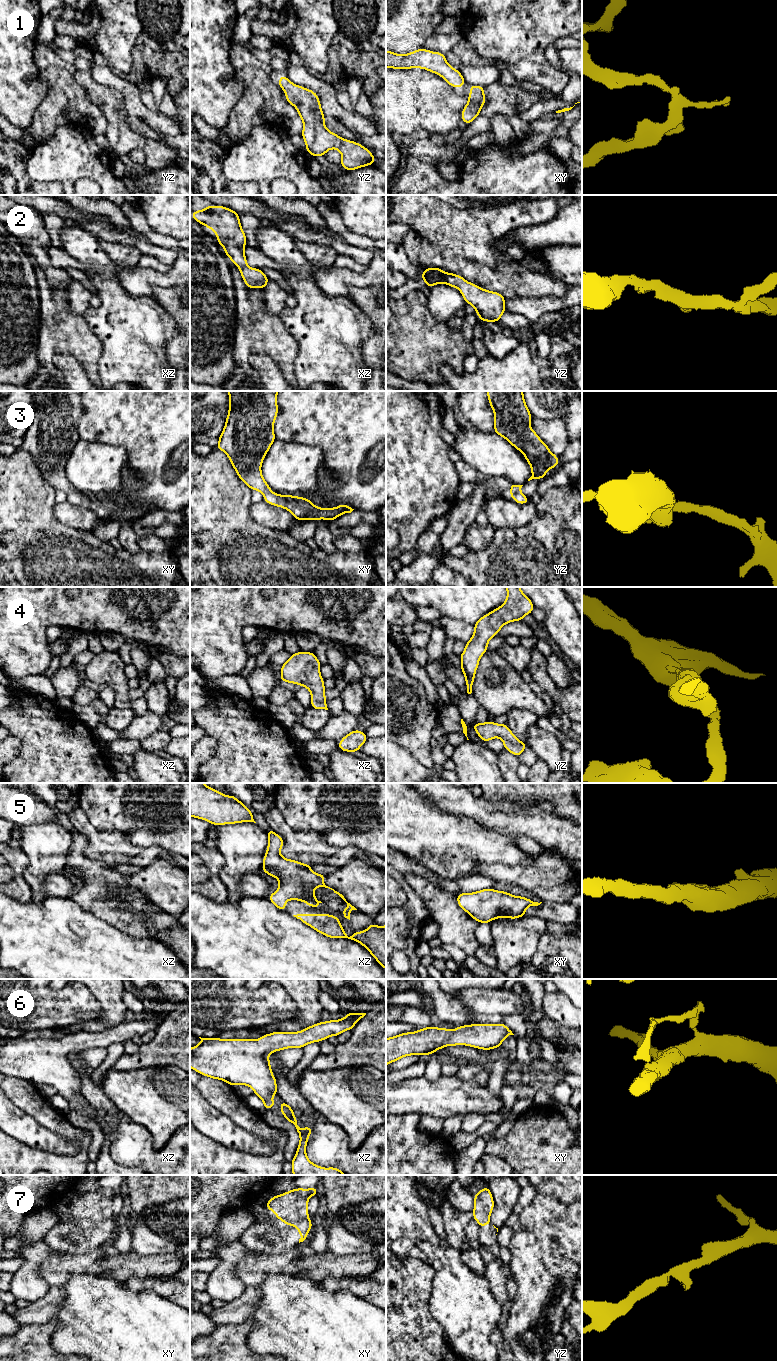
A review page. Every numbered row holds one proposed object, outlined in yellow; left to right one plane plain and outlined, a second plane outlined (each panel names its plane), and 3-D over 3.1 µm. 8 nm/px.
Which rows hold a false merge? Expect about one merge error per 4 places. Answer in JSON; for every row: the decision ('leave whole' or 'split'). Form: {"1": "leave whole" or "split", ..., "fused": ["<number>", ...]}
{"1": "leave whole", "2": "leave whole", "3": "leave whole", "4": "leave whole", "5": "leave whole", "6": "leave whole", "7": "leave whole", "fused": []}

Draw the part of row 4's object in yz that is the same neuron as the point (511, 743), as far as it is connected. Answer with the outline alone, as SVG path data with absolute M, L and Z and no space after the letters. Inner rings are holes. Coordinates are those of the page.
M486 721L479 724L475 722L473 728L482 741L488 742L496 737L503 741L504 749L519 757L526 749L527 744L521 742L509 729L507 724L497 724Z

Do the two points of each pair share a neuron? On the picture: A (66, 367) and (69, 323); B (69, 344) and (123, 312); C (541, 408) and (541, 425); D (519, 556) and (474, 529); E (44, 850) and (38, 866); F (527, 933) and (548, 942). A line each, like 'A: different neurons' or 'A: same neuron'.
A: different neurons
B: different neurons
C: different neurons
D: different neurons
E: same neuron
F: different neurons

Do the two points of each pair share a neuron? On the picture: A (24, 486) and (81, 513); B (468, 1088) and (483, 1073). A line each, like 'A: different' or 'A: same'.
A: different
B: different

